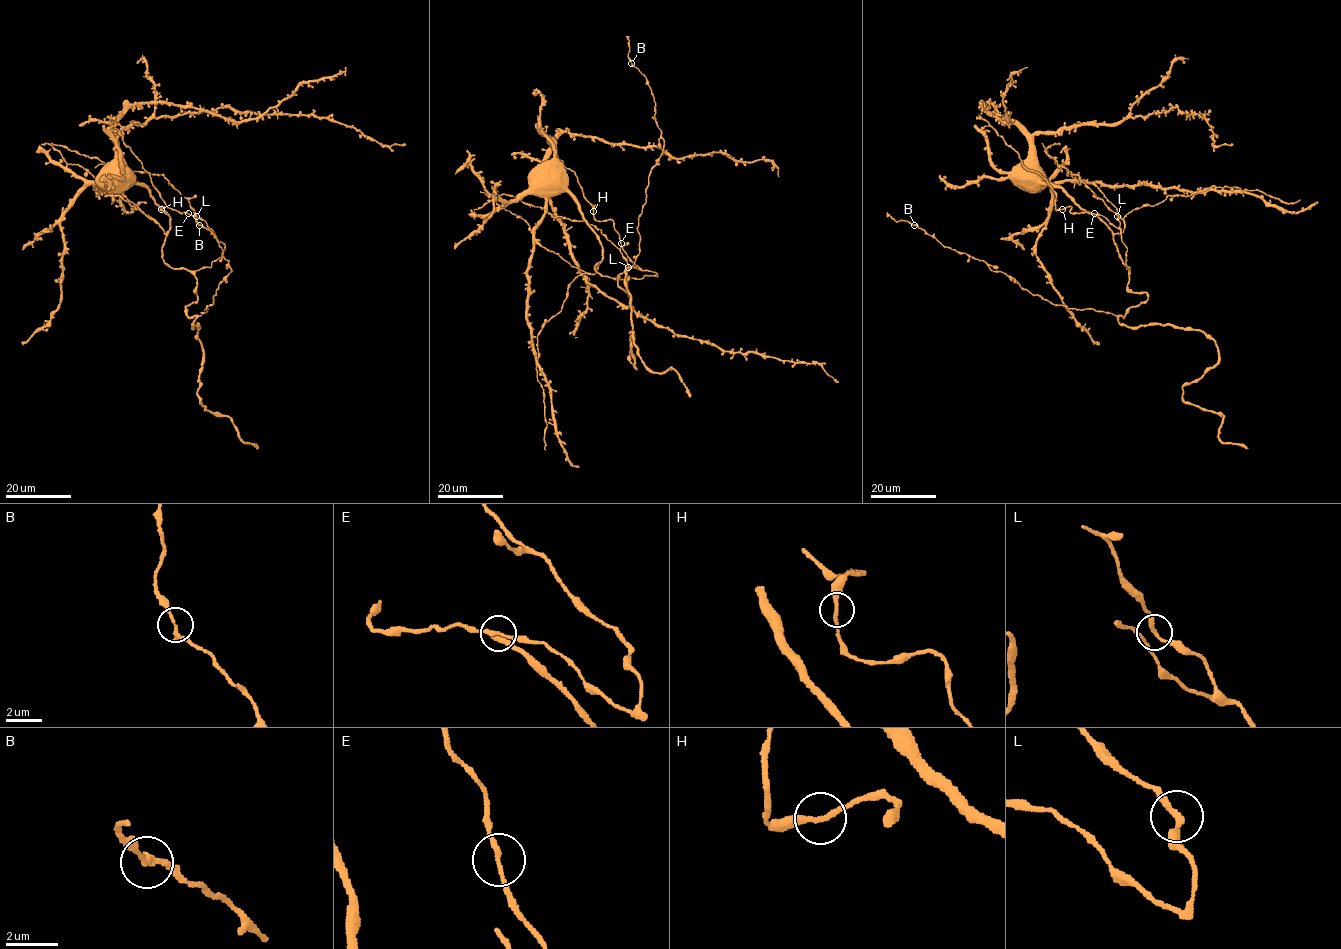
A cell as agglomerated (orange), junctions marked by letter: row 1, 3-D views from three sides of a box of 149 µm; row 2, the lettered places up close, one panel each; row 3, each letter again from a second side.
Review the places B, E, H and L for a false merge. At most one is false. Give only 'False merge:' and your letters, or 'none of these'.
False merge: none of these

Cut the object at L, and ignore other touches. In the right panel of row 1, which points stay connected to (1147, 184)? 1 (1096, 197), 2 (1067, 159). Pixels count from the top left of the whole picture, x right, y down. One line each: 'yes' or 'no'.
1: no
2: yes

